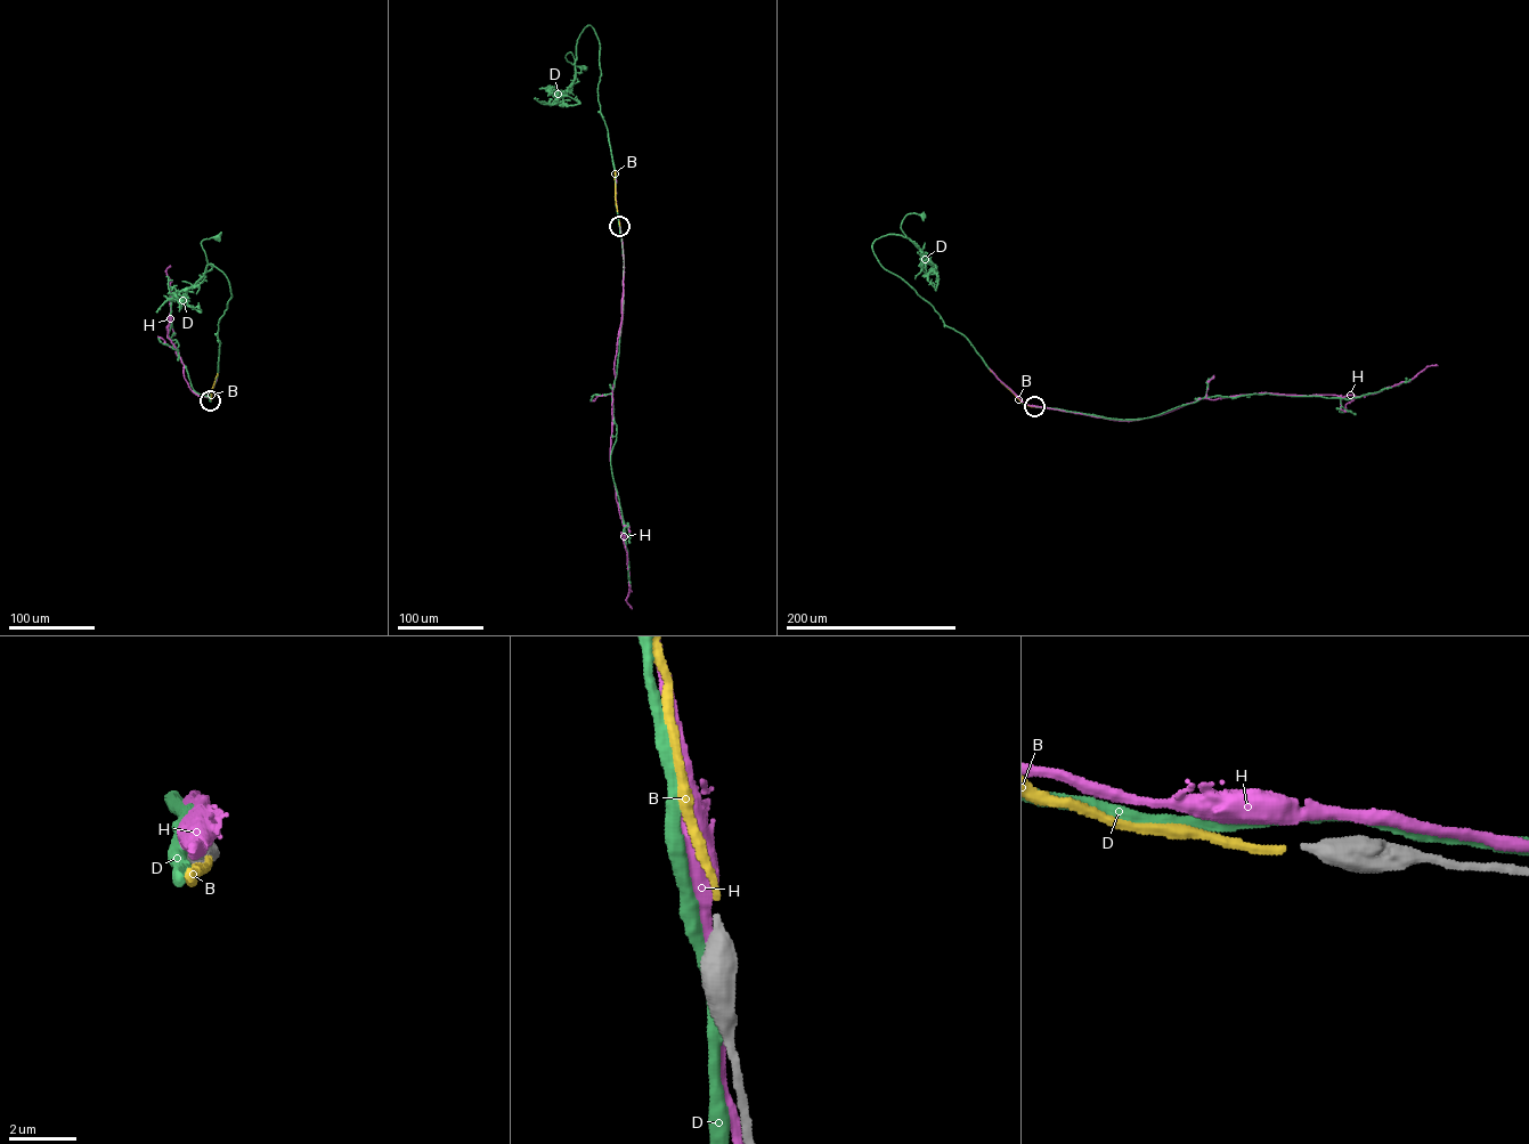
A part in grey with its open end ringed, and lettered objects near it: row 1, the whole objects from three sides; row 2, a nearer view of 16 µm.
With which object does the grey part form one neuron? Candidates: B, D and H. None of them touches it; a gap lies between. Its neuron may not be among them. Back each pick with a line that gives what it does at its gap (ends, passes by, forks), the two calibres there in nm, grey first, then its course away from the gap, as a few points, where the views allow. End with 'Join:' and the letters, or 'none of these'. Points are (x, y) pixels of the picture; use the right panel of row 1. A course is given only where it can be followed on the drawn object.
B: it ends; calibres 360 and 200 nm; course (1034, 406), (1024, 404), (990, 368)
Join: B

